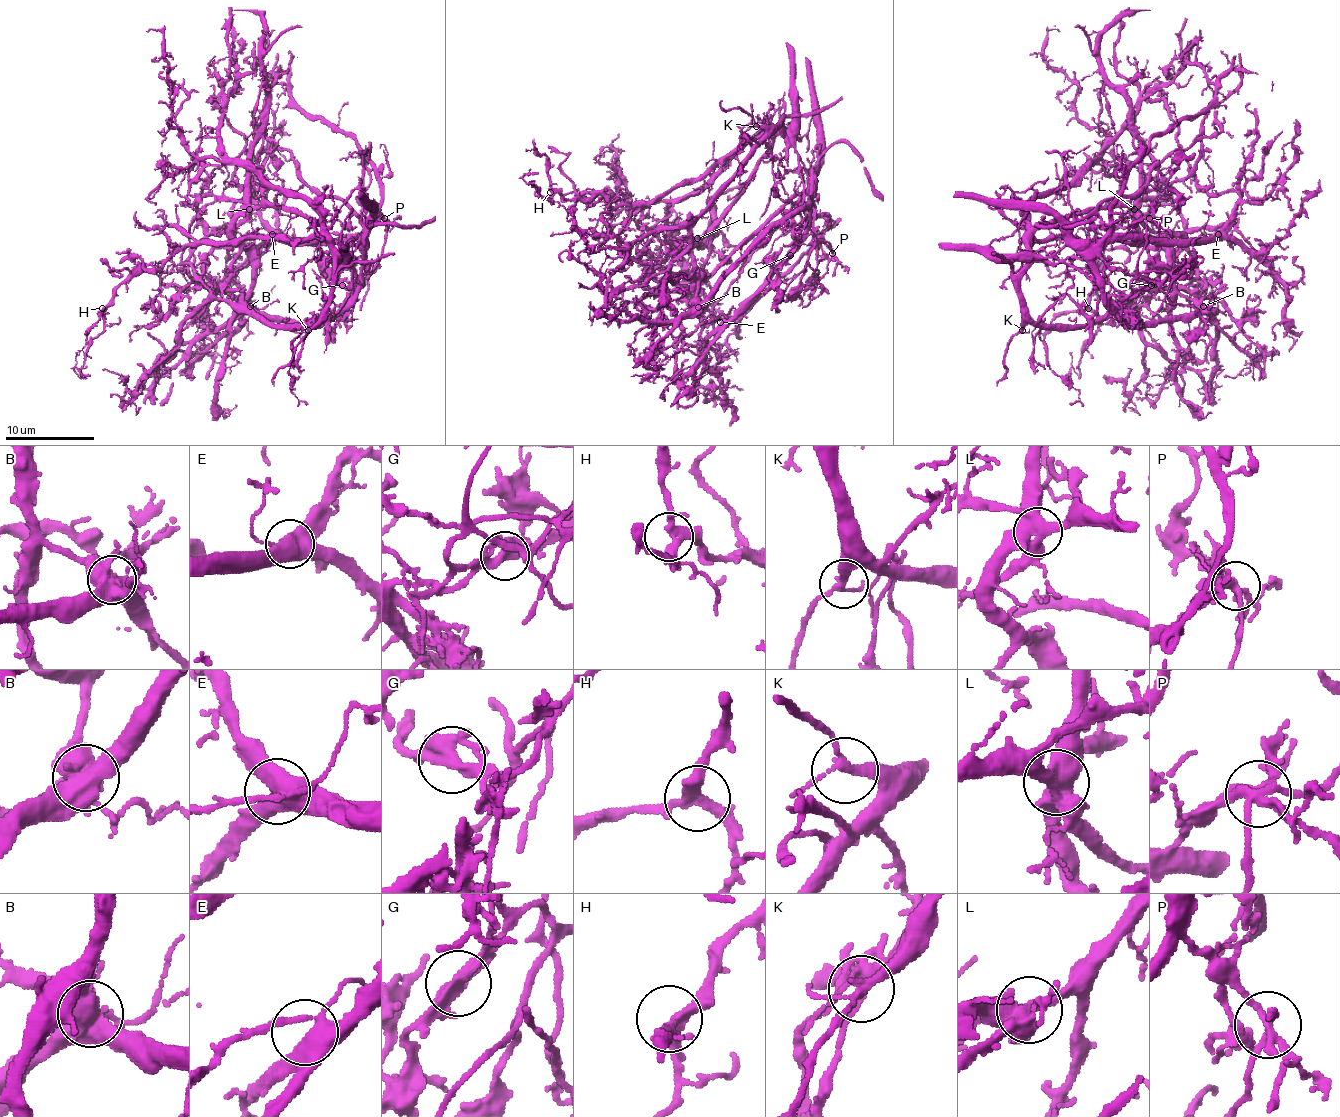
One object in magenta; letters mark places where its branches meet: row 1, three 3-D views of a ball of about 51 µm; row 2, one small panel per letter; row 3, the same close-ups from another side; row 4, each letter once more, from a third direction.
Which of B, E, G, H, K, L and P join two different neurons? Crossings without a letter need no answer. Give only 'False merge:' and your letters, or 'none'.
False merge: B, G, L, P

